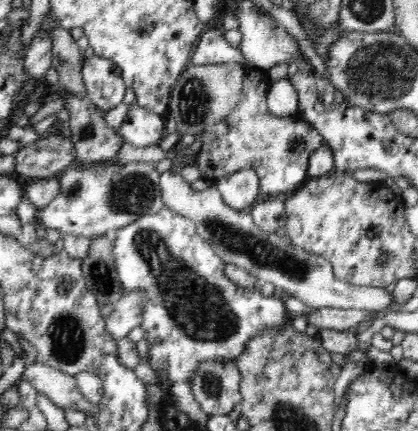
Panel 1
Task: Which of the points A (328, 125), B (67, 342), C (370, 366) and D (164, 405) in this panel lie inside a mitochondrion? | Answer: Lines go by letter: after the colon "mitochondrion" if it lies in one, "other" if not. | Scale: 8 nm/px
A: other
B: mitochondrion
C: other
D: other

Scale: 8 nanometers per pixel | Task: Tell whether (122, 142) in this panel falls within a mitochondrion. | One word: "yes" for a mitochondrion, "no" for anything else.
no

